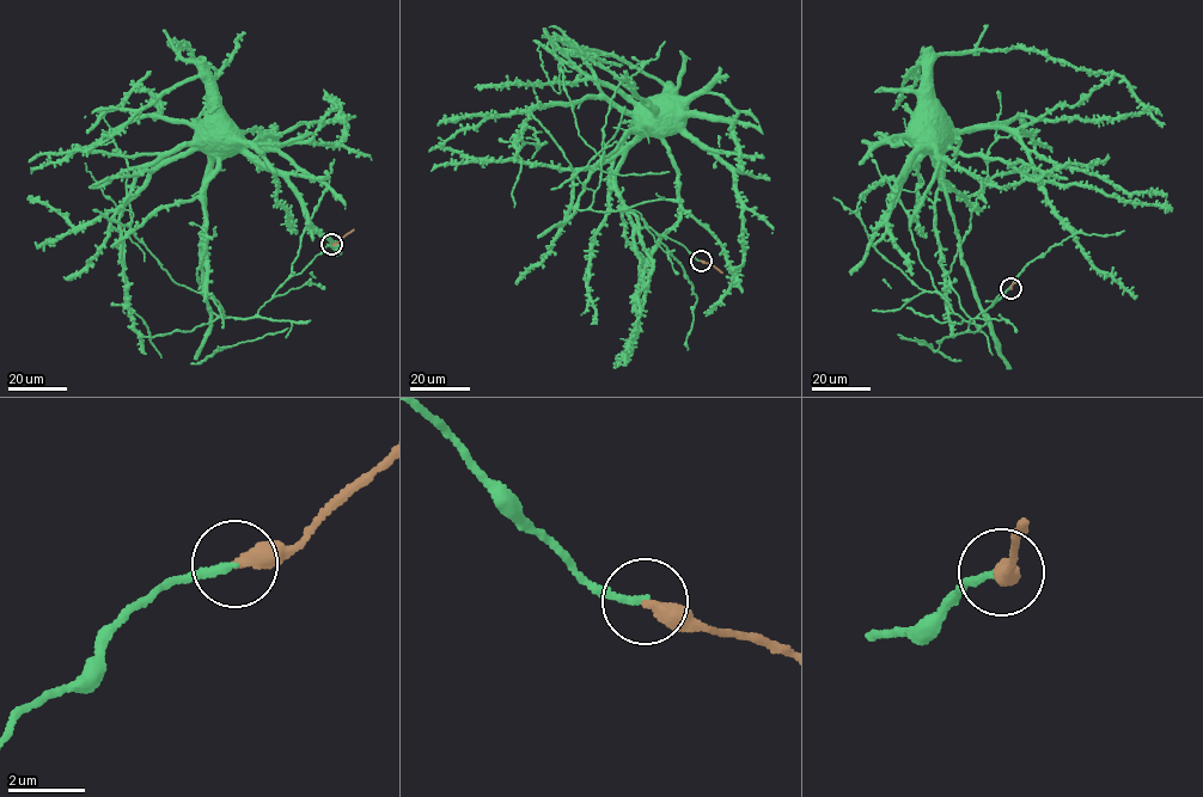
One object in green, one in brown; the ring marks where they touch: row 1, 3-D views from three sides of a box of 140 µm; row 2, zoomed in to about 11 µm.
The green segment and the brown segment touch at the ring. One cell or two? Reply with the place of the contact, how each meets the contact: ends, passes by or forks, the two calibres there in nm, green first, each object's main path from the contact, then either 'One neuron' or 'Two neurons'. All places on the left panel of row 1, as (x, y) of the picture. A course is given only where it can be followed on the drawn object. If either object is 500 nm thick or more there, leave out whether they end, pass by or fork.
Place: (331, 244). At the ring green ends. At the ring brown ends. Thickness 200 nm (green) against 400 nm. Course of green: (331, 244), (254, 317), (211, 311), (201, 238), (220, 104), (215, 108). Course of brown: (333, 244), (354, 230). One neuron

